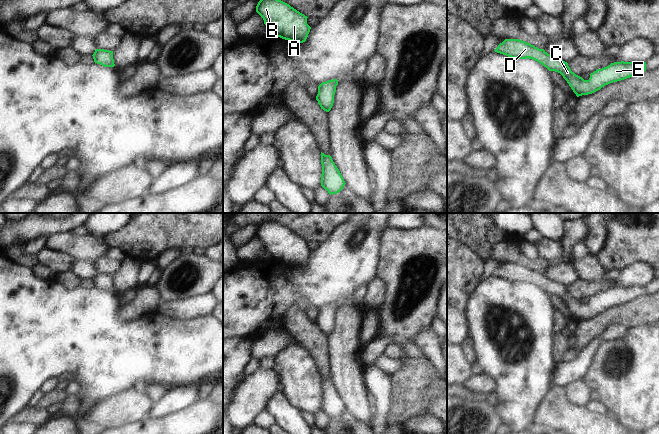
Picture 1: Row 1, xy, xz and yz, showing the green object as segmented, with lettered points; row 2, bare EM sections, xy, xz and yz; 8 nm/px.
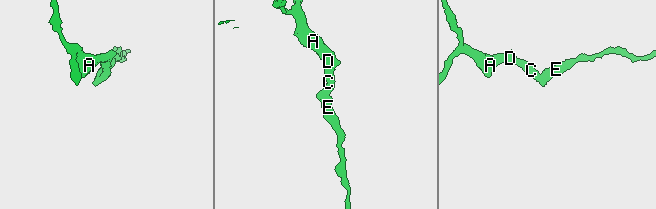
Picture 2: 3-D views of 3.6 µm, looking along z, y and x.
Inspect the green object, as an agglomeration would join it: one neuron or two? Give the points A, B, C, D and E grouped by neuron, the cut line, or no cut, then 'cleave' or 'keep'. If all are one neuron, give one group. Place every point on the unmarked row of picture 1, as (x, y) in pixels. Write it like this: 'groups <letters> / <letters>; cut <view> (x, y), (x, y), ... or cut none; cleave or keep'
groups A B C D E; cut none; keep

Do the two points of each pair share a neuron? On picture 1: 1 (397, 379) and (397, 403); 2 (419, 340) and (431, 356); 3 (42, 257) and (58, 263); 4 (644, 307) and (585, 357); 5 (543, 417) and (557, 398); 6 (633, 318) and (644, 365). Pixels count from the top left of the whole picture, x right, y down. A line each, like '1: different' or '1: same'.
1: different
2: same
3: same
4: different
5: same
6: different

